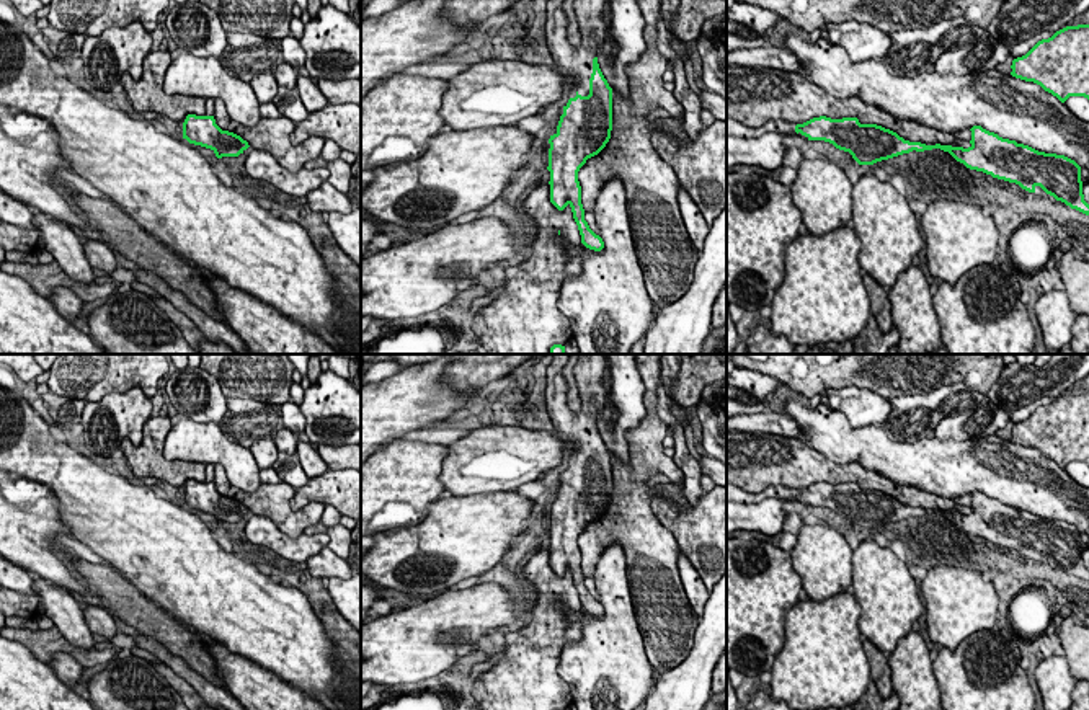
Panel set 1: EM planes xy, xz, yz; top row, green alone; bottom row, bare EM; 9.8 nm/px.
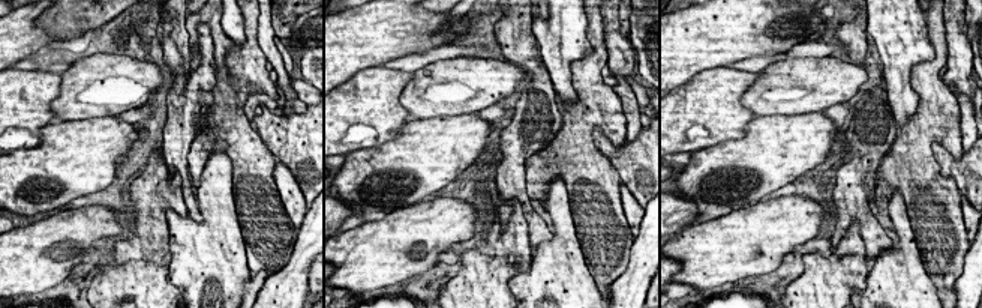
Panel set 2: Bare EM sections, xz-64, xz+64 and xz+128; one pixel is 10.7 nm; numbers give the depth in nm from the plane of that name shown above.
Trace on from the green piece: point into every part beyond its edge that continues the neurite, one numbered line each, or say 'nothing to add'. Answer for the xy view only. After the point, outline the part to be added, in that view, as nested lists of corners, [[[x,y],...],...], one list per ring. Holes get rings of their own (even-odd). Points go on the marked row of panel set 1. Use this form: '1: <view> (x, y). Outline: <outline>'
nothing to add

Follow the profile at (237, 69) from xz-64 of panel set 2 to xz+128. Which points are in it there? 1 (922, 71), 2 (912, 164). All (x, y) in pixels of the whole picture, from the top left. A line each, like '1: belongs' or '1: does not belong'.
1: belongs
2: belongs

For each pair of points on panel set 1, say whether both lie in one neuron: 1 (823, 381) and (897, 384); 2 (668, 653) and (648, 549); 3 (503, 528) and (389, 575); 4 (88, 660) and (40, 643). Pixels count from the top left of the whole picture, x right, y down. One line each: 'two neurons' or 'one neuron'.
1: one neuron
2: one neuron
3: one neuron
4: one neuron

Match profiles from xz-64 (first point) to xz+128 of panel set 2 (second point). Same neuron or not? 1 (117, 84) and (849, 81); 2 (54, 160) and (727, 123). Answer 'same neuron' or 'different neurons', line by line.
1: same neuron
2: different neurons

